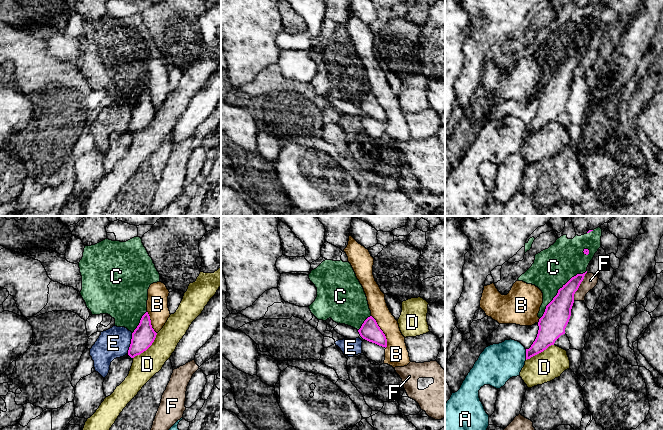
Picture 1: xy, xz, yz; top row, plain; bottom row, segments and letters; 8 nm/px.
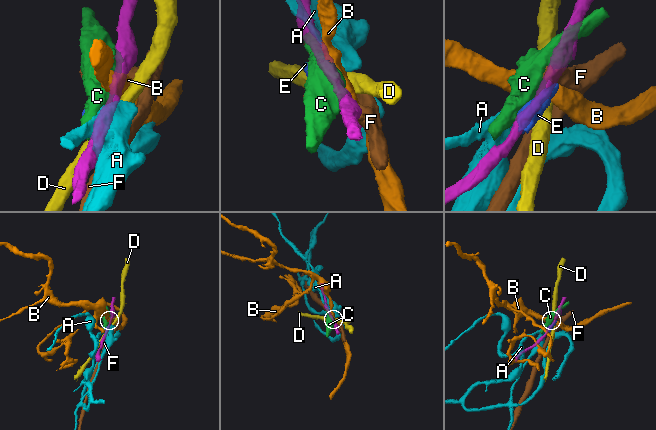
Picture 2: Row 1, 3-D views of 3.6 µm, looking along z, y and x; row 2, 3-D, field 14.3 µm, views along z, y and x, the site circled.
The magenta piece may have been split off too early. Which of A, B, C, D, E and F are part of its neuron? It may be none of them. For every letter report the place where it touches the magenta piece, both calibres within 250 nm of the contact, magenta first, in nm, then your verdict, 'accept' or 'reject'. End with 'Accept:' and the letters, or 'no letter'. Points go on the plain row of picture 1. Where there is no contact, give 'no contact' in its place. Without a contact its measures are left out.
A: yz (526, 130) | 170/300 nm | reject
B: xz (382, 107) | 160/190 nm | reject
C: yz (558, 66) | 200/320 nm | reject
D: xy (147, 124) | 180/200 nm | reject
E: xy (131, 119) | 180/240 nm | reject
F: yz (579, 61) | 190/120 nm | reject
Accept: no letter

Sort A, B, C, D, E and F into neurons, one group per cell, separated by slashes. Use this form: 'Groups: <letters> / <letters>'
Groups: A E / B / C / D / F

